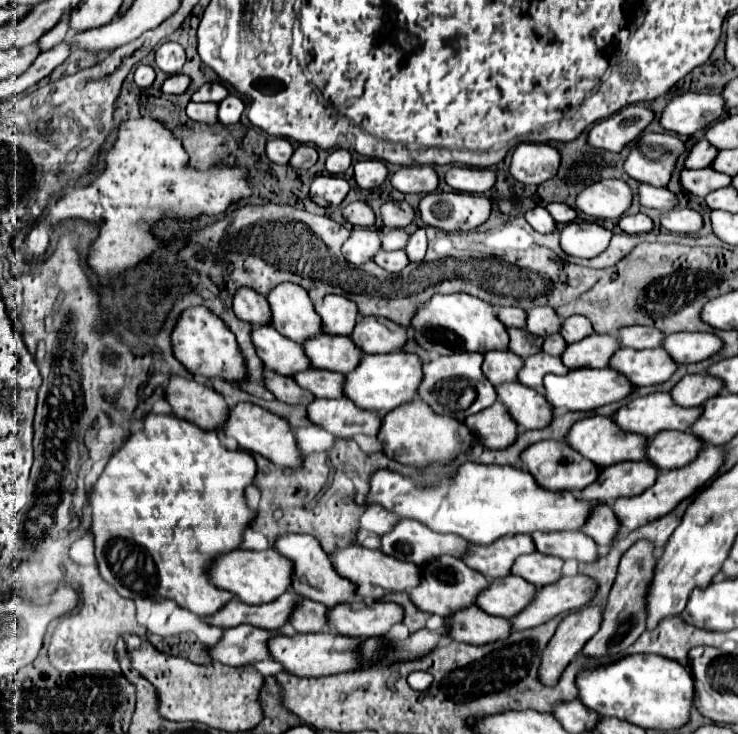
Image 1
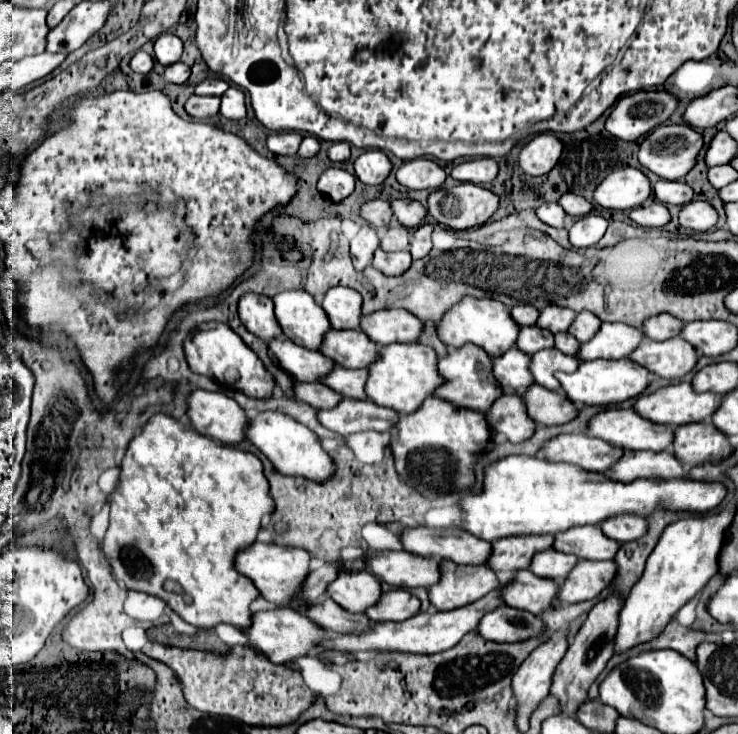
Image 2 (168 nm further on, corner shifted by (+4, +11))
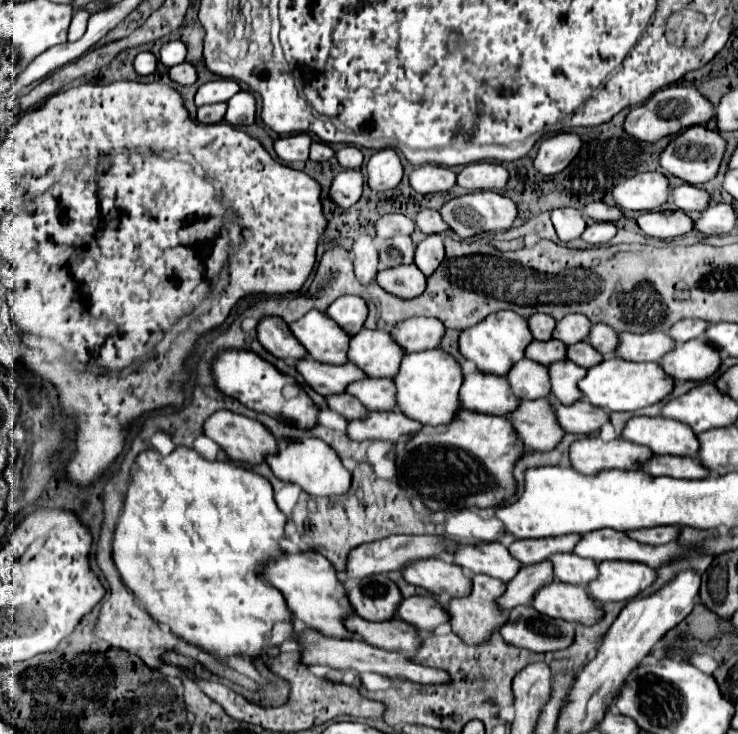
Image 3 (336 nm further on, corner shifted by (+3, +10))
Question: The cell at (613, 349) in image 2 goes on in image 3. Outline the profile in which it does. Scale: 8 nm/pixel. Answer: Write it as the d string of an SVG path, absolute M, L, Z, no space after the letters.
M664 332L620 334L618 356L632 362L660 362L674 348L676 342Z

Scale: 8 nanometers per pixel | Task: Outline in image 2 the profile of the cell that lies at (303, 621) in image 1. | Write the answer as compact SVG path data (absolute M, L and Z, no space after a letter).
M329 597L309 605L305 609L305 617L331 633L361 633L363 629L367 629L367 625L371 625L367 617L363 617L361 613L343 611L343 607L339 607Z

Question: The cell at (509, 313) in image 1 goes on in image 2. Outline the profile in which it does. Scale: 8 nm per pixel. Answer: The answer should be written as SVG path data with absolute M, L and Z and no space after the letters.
M515 305L509 309L511 317L515 323L519 325L535 325L535 317L537 317L537 309L531 305Z

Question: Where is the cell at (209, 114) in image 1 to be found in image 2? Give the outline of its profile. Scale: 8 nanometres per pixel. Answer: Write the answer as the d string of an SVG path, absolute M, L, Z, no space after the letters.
M191 95L185 103L185 111L195 119L209 119L219 113L219 97L199 97Z

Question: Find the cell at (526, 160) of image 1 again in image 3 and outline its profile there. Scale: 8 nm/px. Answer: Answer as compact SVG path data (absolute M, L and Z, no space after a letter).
M560 132L552 138L546 138L538 150L534 166L544 174L552 176L562 172L580 152L582 140L574 132Z

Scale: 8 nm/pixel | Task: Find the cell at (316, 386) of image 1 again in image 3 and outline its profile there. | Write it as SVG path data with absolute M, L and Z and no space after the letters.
M364 378L348 386L348 392L354 394L368 410L396 410L396 386L388 378Z

